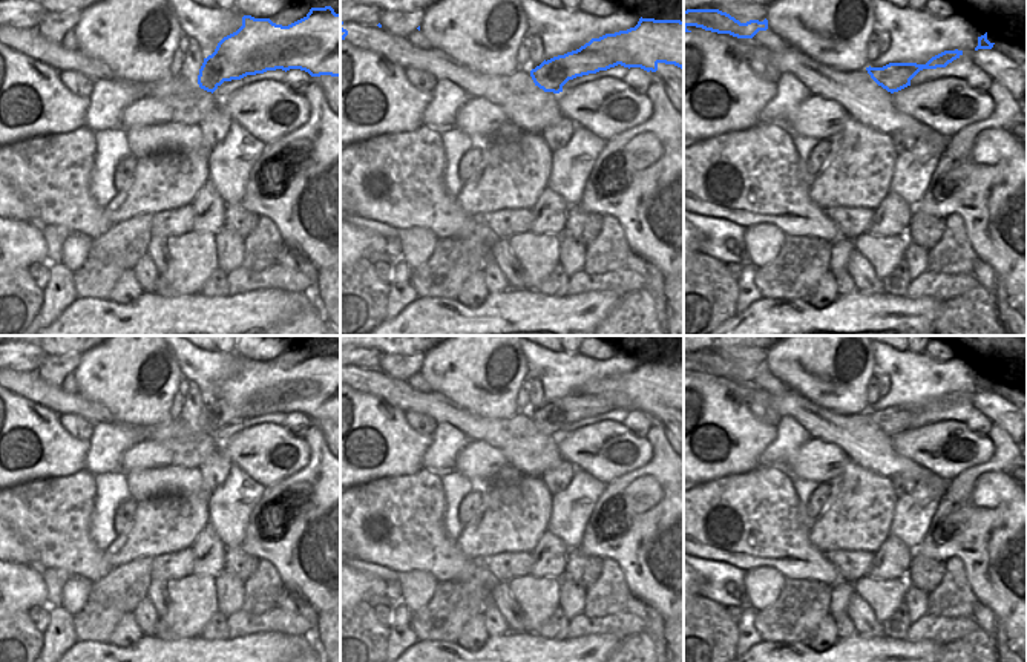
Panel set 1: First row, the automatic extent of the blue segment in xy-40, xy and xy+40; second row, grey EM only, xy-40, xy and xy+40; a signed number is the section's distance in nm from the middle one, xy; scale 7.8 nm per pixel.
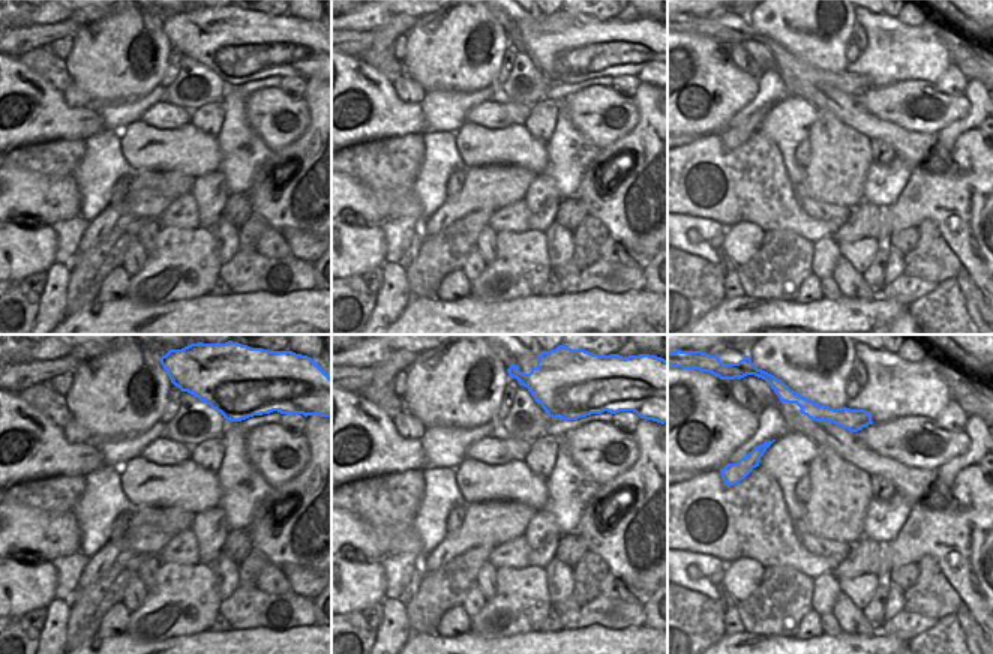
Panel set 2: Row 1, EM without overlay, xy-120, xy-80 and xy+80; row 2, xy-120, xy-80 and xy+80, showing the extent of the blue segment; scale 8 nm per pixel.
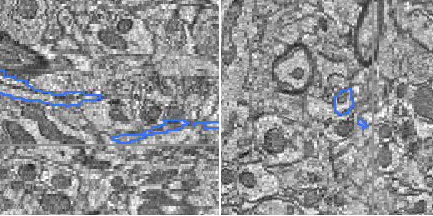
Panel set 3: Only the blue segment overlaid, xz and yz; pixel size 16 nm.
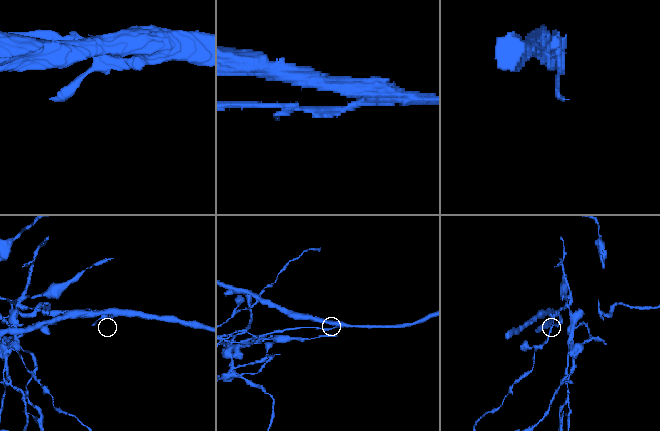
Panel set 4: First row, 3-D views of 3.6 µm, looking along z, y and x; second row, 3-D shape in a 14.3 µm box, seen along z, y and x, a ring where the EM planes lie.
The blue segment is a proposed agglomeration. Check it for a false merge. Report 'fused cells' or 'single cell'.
fused cells

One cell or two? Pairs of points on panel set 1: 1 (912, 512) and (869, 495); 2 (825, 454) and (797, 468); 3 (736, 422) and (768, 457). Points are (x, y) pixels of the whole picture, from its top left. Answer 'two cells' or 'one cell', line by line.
1: two cells
2: one cell
3: two cells

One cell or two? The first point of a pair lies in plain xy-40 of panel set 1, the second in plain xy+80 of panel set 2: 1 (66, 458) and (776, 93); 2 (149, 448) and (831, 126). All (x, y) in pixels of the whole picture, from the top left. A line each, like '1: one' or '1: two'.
1: two
2: two

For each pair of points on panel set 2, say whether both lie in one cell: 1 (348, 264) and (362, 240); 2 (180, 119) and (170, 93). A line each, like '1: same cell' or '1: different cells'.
1: same cell
2: different cells

